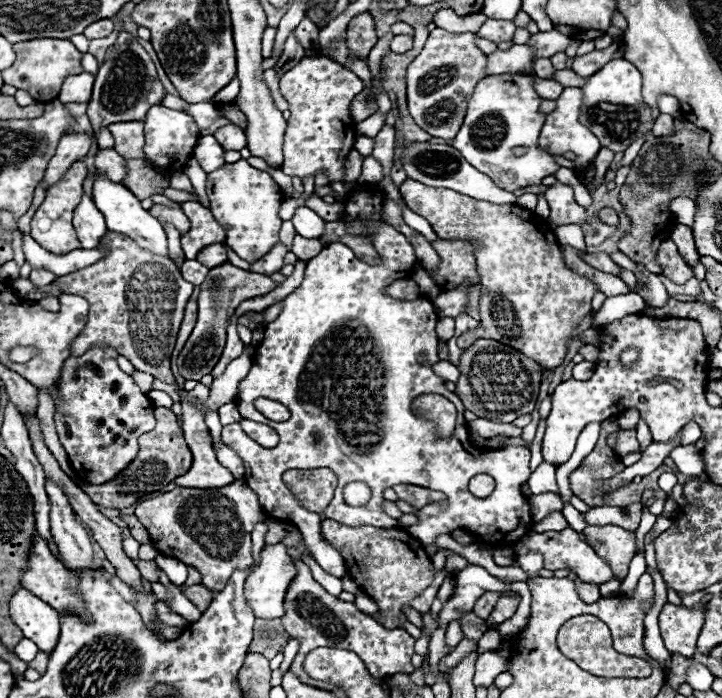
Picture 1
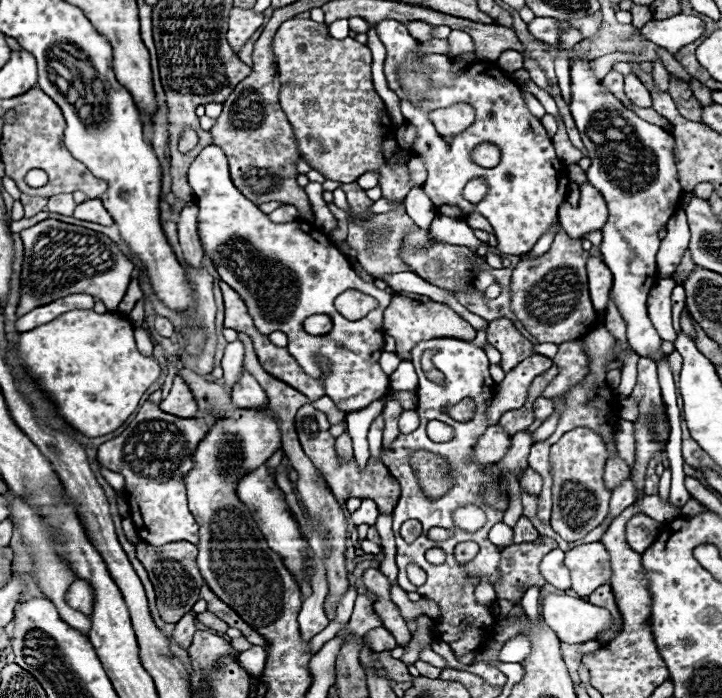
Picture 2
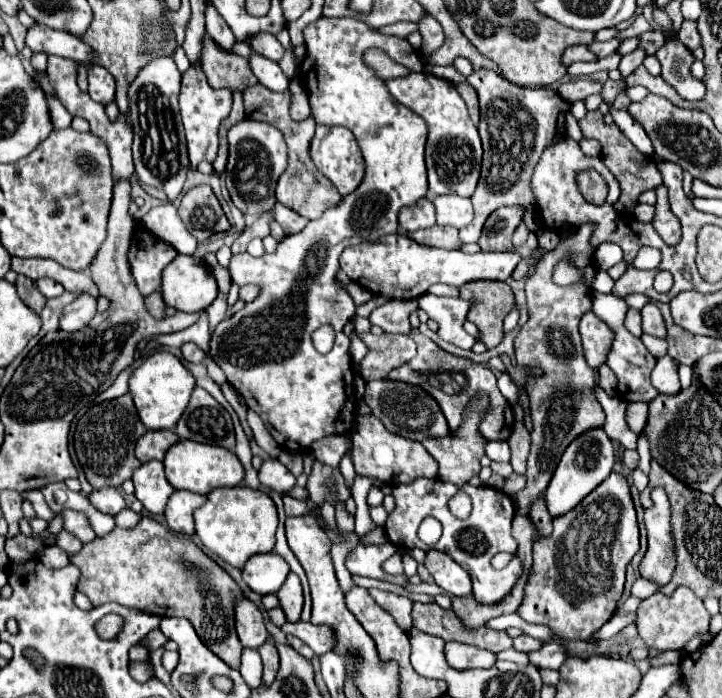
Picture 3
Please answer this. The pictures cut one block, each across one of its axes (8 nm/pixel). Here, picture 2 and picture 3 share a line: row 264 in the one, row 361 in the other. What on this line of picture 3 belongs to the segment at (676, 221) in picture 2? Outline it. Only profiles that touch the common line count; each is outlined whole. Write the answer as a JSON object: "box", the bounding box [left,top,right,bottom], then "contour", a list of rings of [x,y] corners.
{"box":[652,356,680,394],"contour":[[[672,356],[658,358],[654,370],[652,370],[652,386],[660,394],[674,394],[680,392],[680,378],[678,378],[678,362],[672,360]]]}

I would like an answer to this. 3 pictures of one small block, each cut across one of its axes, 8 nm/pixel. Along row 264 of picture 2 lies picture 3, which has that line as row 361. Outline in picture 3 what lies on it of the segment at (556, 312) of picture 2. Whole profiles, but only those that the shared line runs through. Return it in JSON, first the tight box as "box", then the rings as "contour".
{"box":[514,224,604,514],"contour":[[[584,224],[576,230],[574,236],[562,238],[562,242],[550,250],[538,264],[532,276],[526,278],[526,298],[528,298],[528,322],[518,330],[514,338],[514,354],[518,366],[540,368],[540,376],[530,376],[526,380],[526,392],[530,398],[532,414],[532,448],[528,454],[528,472],[526,488],[516,494],[516,508],[520,514],[528,514],[528,504],[532,496],[542,496],[548,488],[548,480],[560,462],[560,456],[568,444],[578,438],[582,432],[604,426],[604,410],[594,396],[594,370],[586,364],[578,322],[582,314],[592,310],[592,288],[584,282],[558,286],[552,280],[554,266],[560,260],[568,260],[577,268],[584,268],[594,254],[590,248],[592,224]]]}

